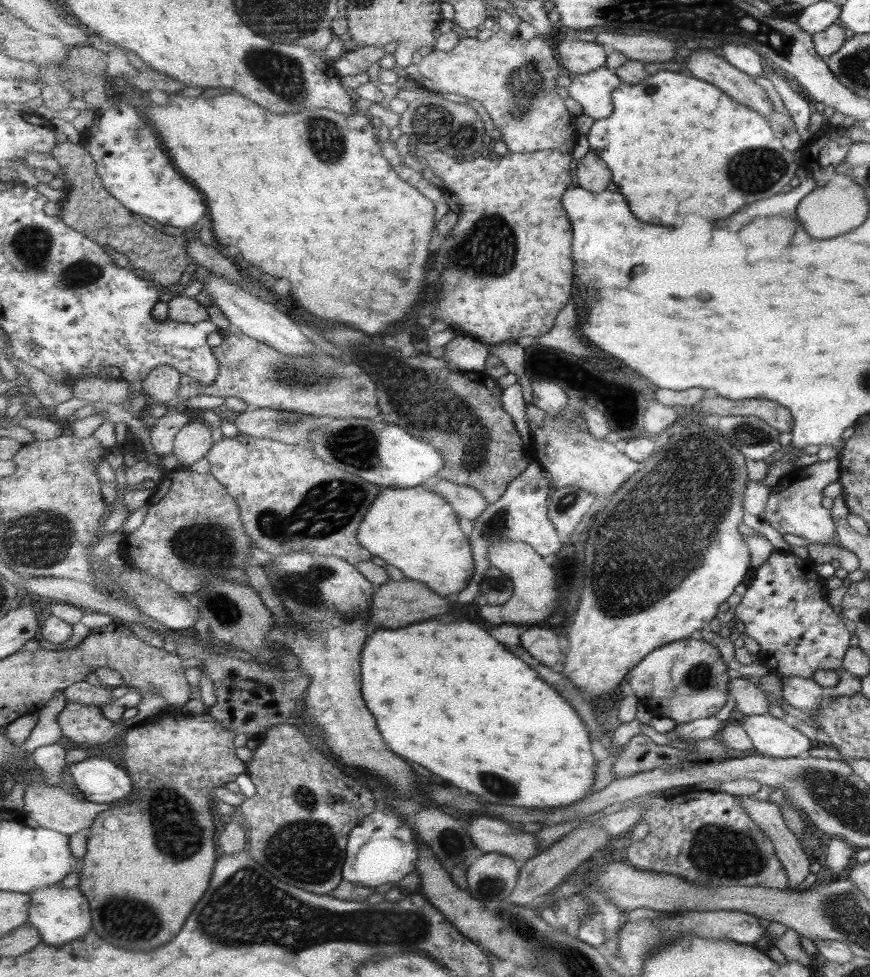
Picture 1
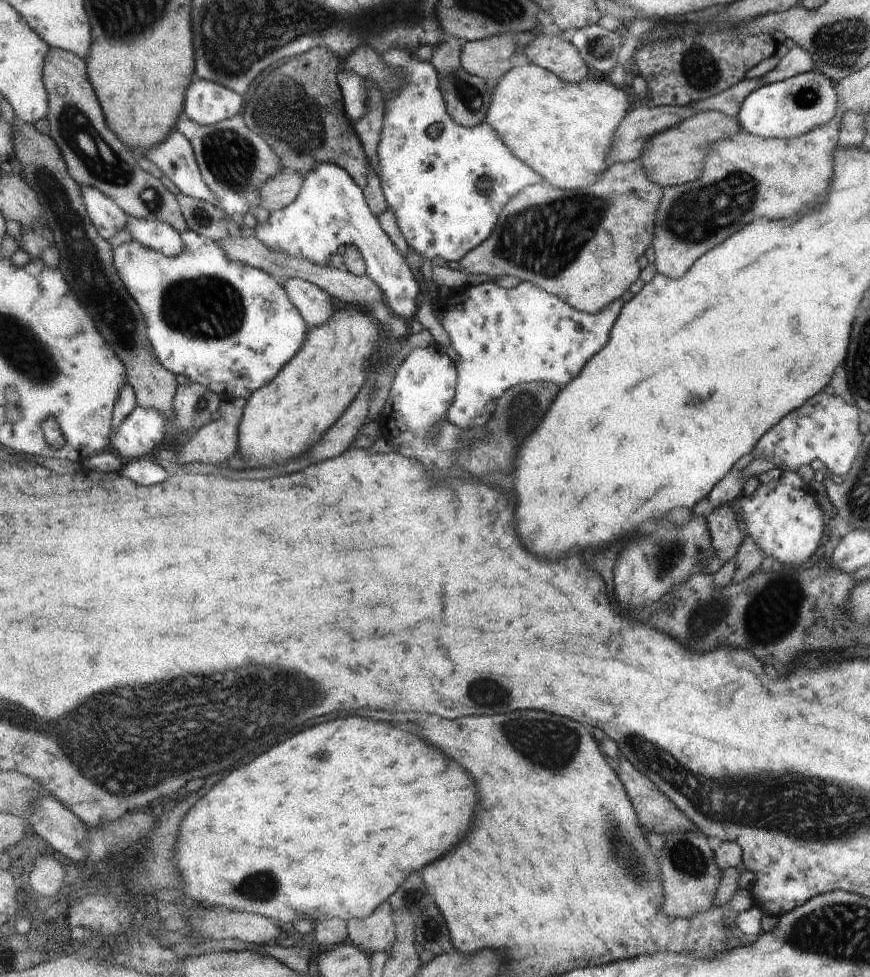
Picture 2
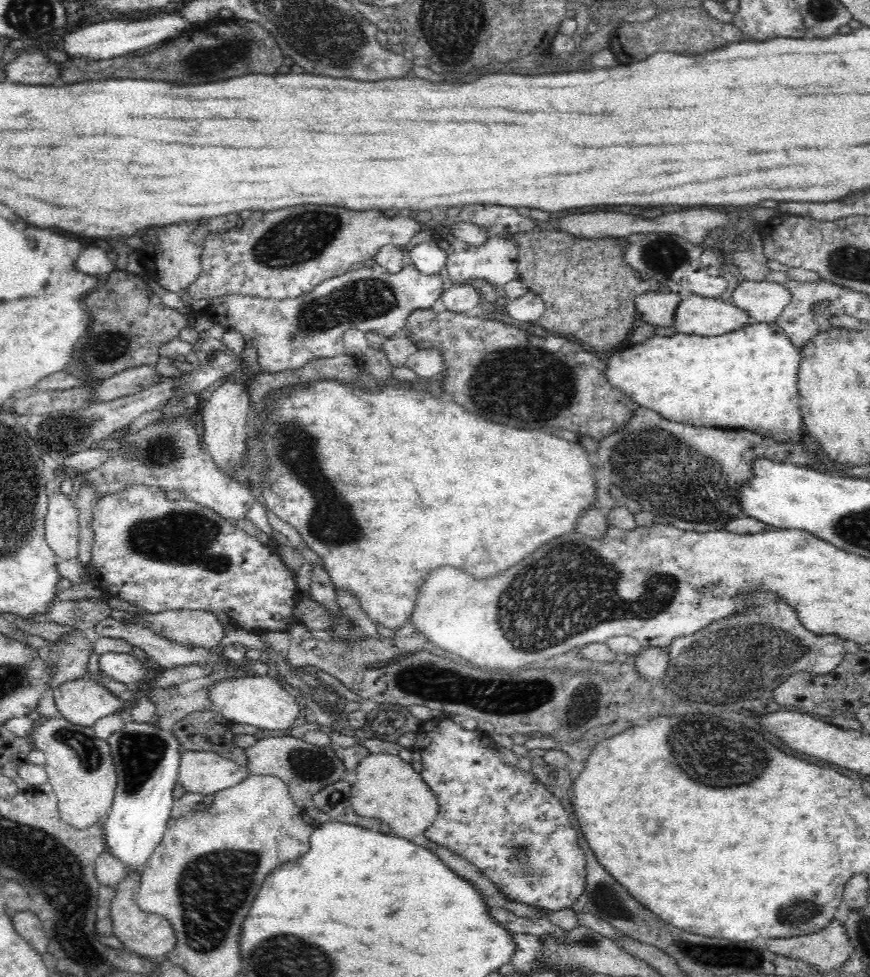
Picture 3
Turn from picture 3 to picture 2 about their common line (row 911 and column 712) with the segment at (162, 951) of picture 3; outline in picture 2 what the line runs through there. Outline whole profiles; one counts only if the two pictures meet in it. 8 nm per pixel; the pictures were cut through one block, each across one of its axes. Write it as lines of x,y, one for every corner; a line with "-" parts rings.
697,111
693,118
683,120
679,126
655,134
645,146
645,156
641,159
641,164
647,170
649,180
663,188
684,185
701,176
709,144
741,132
741,126
735,122
735,118
725,116
723,112

